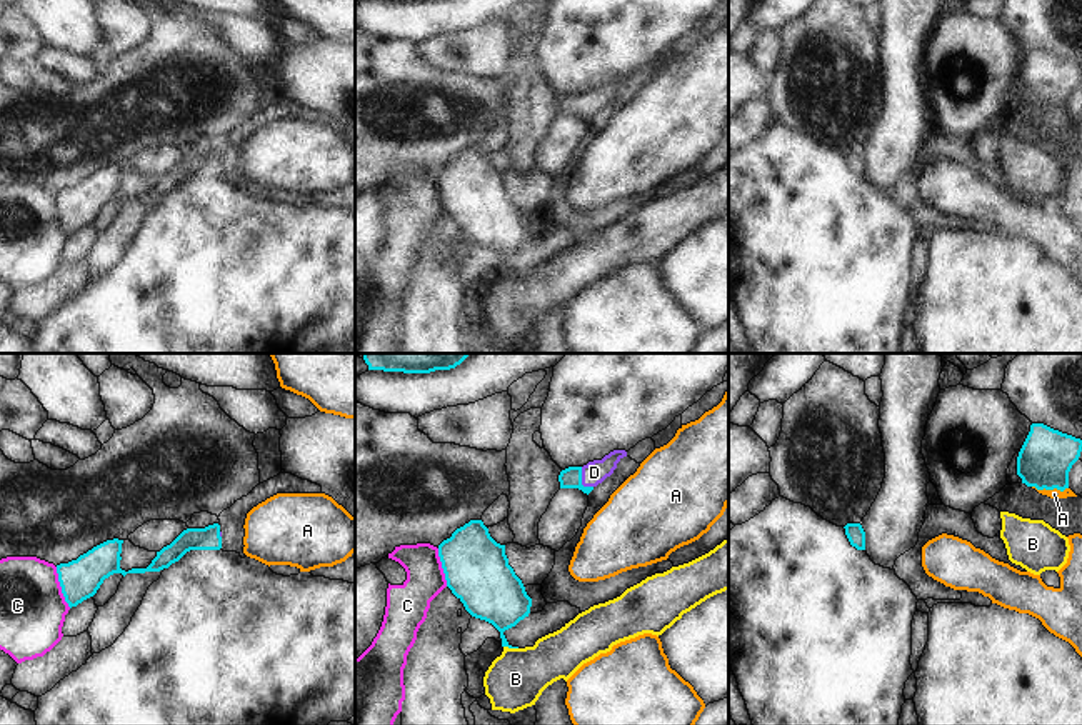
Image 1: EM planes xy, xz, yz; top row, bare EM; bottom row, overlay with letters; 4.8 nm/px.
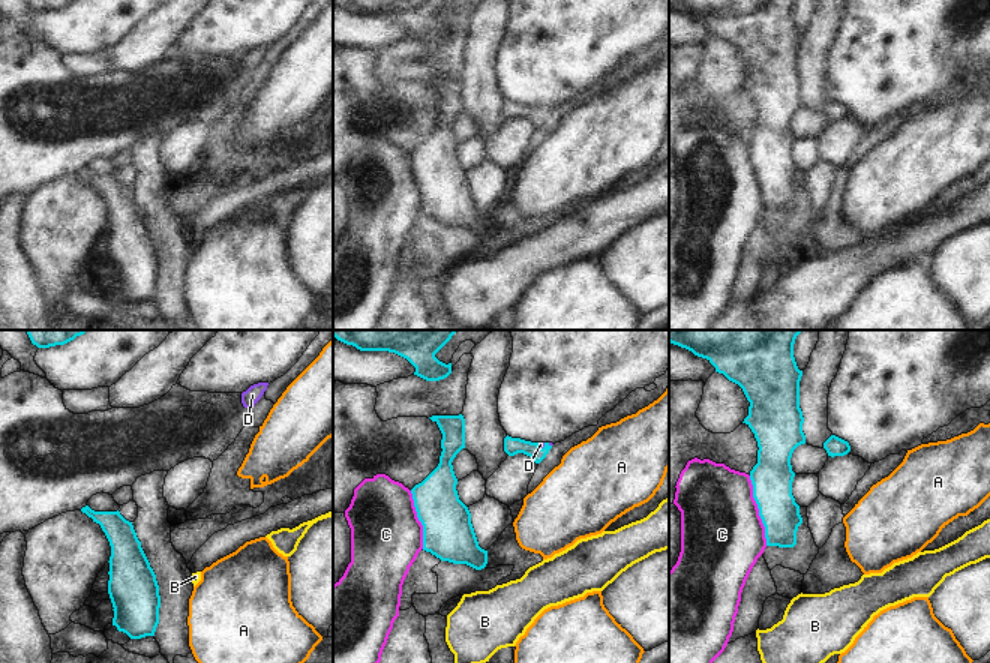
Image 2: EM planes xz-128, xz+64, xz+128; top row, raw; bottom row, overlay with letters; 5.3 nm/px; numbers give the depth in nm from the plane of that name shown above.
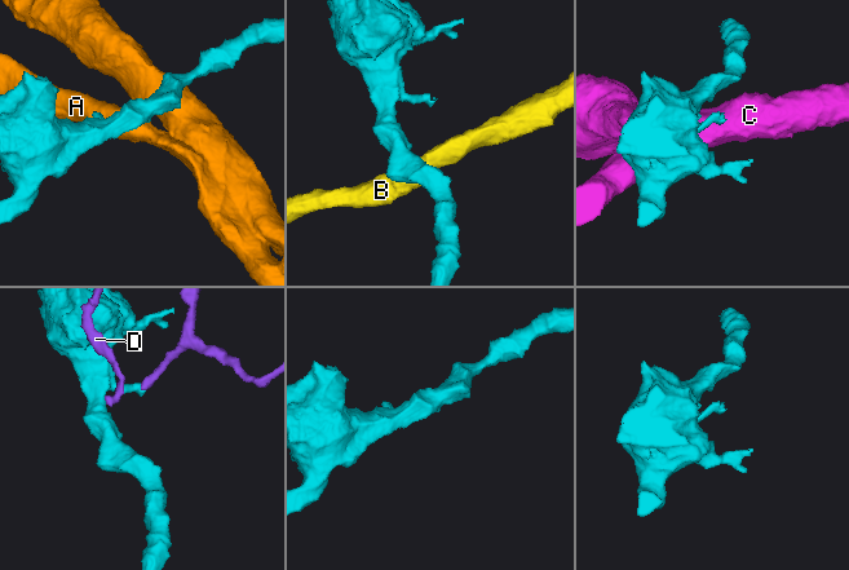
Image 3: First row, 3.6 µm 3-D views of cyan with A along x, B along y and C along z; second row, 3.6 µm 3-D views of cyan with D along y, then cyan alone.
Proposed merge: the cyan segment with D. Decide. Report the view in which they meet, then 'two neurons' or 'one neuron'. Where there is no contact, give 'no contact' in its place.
xz | one neuron

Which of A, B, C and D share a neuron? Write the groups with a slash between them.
A / B / C / D

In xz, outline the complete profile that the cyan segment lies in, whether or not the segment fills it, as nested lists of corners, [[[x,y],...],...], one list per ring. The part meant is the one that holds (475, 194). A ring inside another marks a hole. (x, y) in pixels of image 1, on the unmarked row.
[[[470,147],[438,172],[438,183],[447,213],[463,230],[465,237],[472,243],[492,250],[500,258],[502,273],[518,275],[507,268],[503,258],[528,243],[532,225],[527,222],[522,207],[508,192],[505,172],[497,170],[490,163],[482,147]]]

